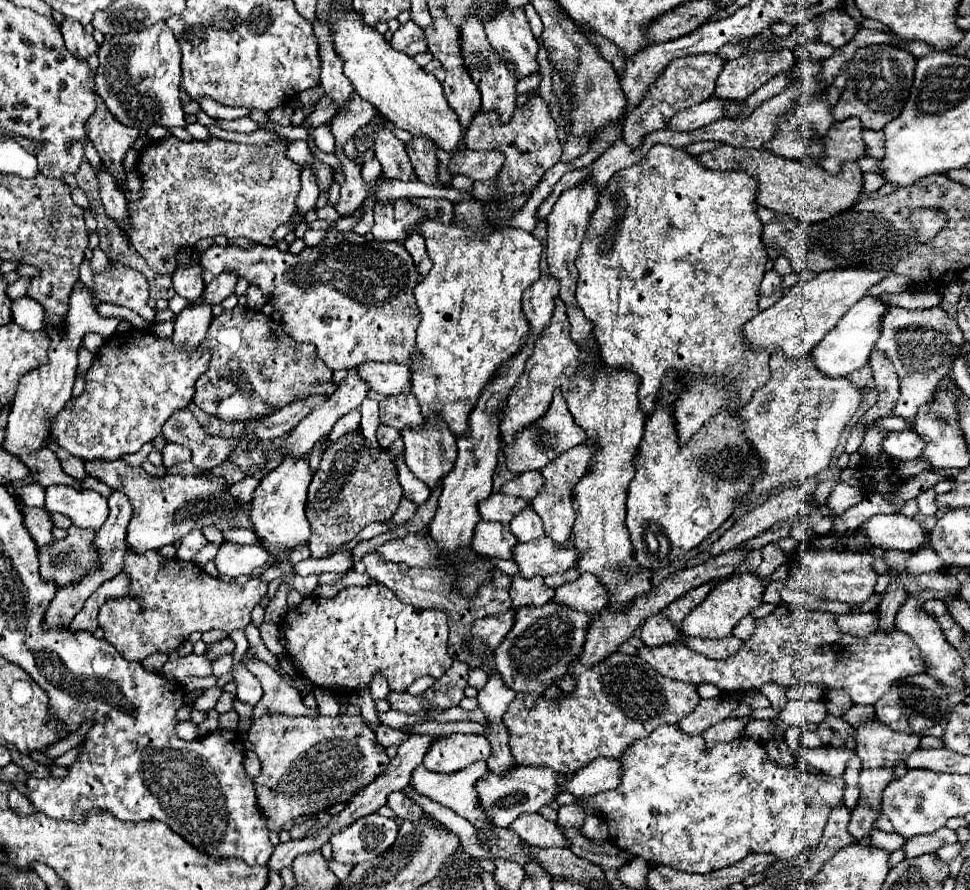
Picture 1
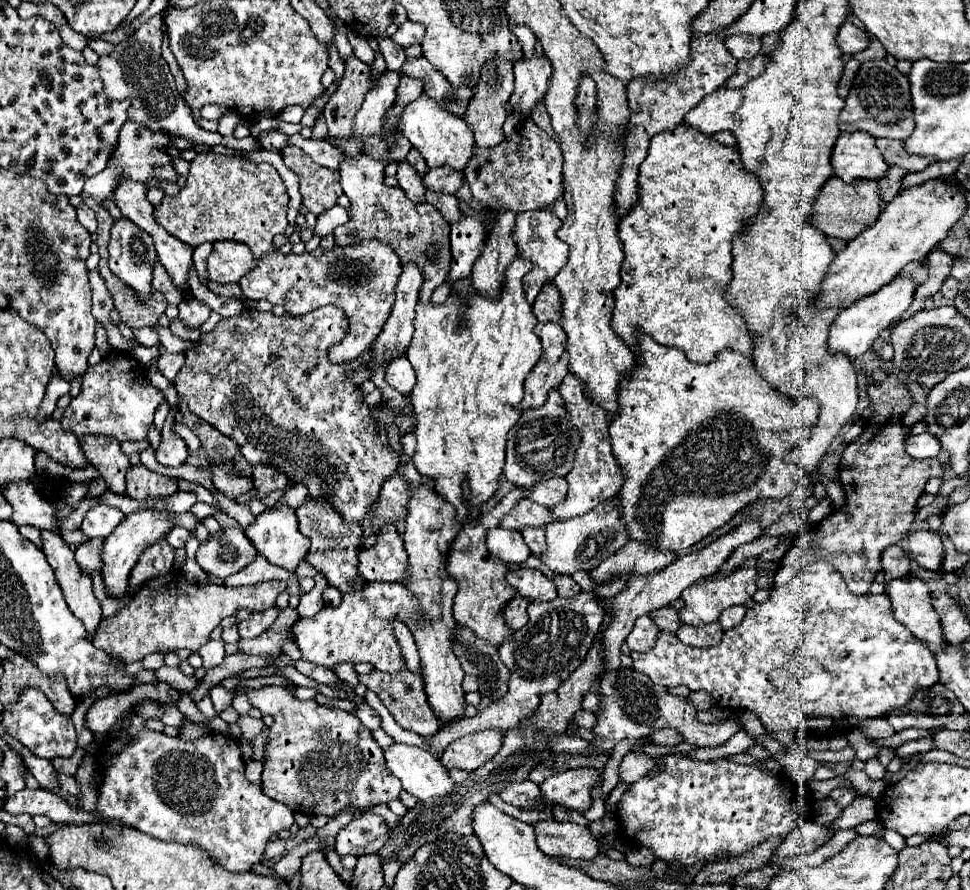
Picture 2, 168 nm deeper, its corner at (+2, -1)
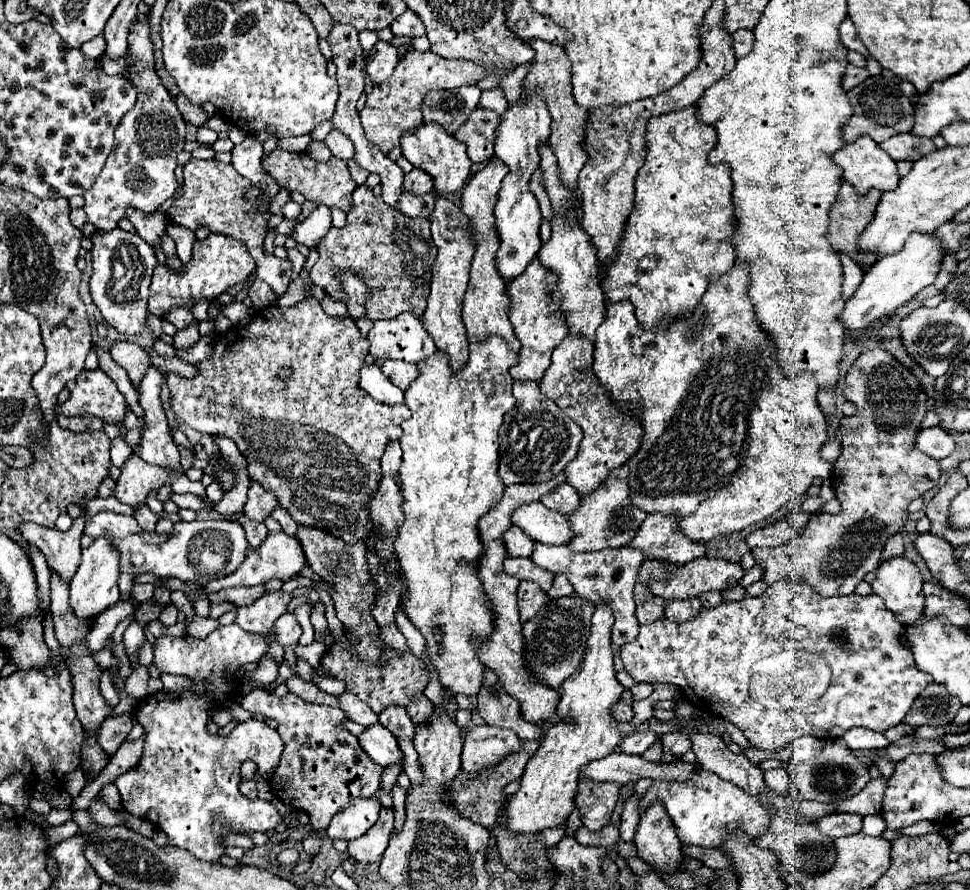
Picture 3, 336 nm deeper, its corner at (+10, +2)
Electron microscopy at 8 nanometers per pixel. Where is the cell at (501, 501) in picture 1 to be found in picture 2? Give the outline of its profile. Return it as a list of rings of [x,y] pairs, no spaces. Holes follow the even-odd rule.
[[[527,498],[519,500],[515,508],[501,520],[501,528],[507,530],[521,530],[525,526],[545,526],[549,524],[549,510],[545,506],[539,506]]]

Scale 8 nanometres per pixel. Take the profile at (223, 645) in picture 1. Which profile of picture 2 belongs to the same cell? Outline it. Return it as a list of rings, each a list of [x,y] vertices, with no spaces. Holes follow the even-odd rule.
[[[275,606],[263,612],[255,612],[251,618],[238,624],[239,635],[242,639],[254,639],[265,632],[275,621],[280,610]]]

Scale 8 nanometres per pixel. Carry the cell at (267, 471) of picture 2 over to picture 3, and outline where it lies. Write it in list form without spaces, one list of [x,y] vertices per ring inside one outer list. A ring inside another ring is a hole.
[[[251,483],[249,489],[249,499],[245,503],[245,517],[251,521],[259,521],[263,523],[267,517],[271,517],[271,513],[277,509],[277,499],[273,497],[273,493],[265,491],[261,485]]]

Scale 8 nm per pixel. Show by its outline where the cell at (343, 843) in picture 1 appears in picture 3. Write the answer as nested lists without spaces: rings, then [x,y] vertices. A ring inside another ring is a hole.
[[[359,797],[359,799],[351,801],[343,811],[339,811],[331,819],[325,833],[331,839],[343,839],[343,841],[357,839],[375,825],[375,821],[379,817],[379,809],[381,809],[381,805],[375,799]]]

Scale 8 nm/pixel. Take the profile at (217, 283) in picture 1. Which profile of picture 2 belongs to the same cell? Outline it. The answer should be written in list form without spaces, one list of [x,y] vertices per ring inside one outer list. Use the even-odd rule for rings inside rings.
[[[189,298],[189,300],[183,300],[179,304],[179,316],[181,320],[185,322],[185,326],[191,326],[191,328],[199,328],[211,314],[211,308],[207,306],[207,302],[203,300],[197,300],[197,298]]]

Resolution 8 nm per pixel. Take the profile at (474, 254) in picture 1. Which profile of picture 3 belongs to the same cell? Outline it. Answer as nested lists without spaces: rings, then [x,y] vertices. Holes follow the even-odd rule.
[[[497,335],[483,343],[471,345],[469,351],[471,355],[467,365],[457,373],[449,369],[449,357],[445,357],[445,353],[435,353],[433,357],[417,363],[421,375],[405,391],[405,405],[411,409],[411,417],[401,425],[403,437],[399,439],[403,449],[399,489],[403,495],[401,509],[405,513],[405,521],[397,529],[397,537],[393,541],[393,553],[399,557],[407,585],[407,601],[403,603],[405,615],[423,633],[425,655],[433,663],[441,687],[449,689],[453,695],[477,695],[483,687],[485,665],[477,655],[477,643],[483,643],[485,637],[489,639],[495,623],[495,613],[477,575],[477,563],[483,555],[477,521],[503,497],[505,485],[501,477],[497,477],[497,431],[503,423],[503,415],[515,407],[509,367],[517,363],[517,353],[511,353],[503,339]],[[437,631],[441,633],[439,641],[435,639]]]

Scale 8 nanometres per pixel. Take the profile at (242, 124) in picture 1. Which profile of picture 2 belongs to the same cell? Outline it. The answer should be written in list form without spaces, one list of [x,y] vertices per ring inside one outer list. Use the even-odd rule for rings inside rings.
[[[277,130],[263,132],[263,134],[259,134],[259,142],[261,142],[263,150],[283,150],[287,146],[287,134],[281,134]]]

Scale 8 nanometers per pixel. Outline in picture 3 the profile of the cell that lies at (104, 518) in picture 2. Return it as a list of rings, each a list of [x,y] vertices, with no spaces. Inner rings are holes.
[[[111,511],[97,513],[87,525],[85,533],[93,539],[105,537],[113,549],[119,553],[119,567],[123,573],[139,575],[153,573],[161,579],[179,579],[183,583],[191,581],[197,585],[207,585],[211,579],[221,579],[231,575],[237,565],[245,559],[247,539],[245,531],[239,523],[207,519],[207,521],[191,521],[191,523],[175,523],[173,533],[163,537],[159,533],[143,531],[133,515],[119,515]]]

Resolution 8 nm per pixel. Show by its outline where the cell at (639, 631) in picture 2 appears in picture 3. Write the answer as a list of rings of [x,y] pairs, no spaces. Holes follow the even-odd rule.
[[[535,543],[535,551],[533,551],[531,559],[555,575],[563,573],[581,599],[589,601],[591,605],[599,605],[601,601],[605,601],[611,607],[613,617],[615,617],[615,623],[611,627],[611,643],[621,647],[637,637],[639,621],[635,617],[633,587],[637,583],[637,573],[641,569],[641,563],[645,561],[643,551],[633,549],[633,547],[617,547],[617,549],[579,553],[579,551],[571,551],[567,545],[551,547],[551,545]]]

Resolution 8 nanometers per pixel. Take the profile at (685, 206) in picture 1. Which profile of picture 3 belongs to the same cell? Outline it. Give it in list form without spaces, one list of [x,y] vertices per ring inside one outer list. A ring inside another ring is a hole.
[[[685,107],[673,113],[665,113],[665,115],[657,115],[651,117],[647,123],[647,157],[645,157],[645,165],[639,169],[639,175],[635,179],[635,207],[627,219],[625,231],[623,231],[623,239],[619,243],[619,257],[617,261],[613,261],[613,265],[609,265],[607,269],[607,277],[603,281],[603,293],[607,297],[607,301],[621,301],[621,299],[629,299],[635,305],[635,313],[639,323],[643,325],[643,329],[653,329],[655,325],[661,323],[661,319],[667,317],[685,317],[689,311],[693,311],[699,305],[699,299],[703,297],[707,285],[709,285],[709,277],[711,275],[721,275],[725,273],[729,267],[733,267],[735,259],[737,259],[737,251],[733,247],[733,237],[737,233],[737,223],[733,217],[733,195],[731,195],[731,169],[727,163],[717,163],[711,165],[707,161],[707,153],[713,149],[713,145],[717,143],[715,137],[715,129],[711,125],[705,125],[703,121],[697,119],[697,107]]]

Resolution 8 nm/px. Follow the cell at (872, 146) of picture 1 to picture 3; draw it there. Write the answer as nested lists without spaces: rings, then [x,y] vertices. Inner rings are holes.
[[[911,133],[895,135],[887,141],[883,141],[879,147],[883,151],[887,151],[889,157],[893,157],[893,161],[917,161],[925,153],[935,151],[935,145],[933,145],[931,139],[917,137],[917,135],[911,135]]]

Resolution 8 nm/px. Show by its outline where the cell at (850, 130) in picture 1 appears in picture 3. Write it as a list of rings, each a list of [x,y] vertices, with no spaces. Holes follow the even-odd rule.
[[[859,137],[833,155],[833,161],[843,169],[843,179],[855,187],[859,195],[869,189],[891,191],[899,185],[895,161],[871,139]]]

